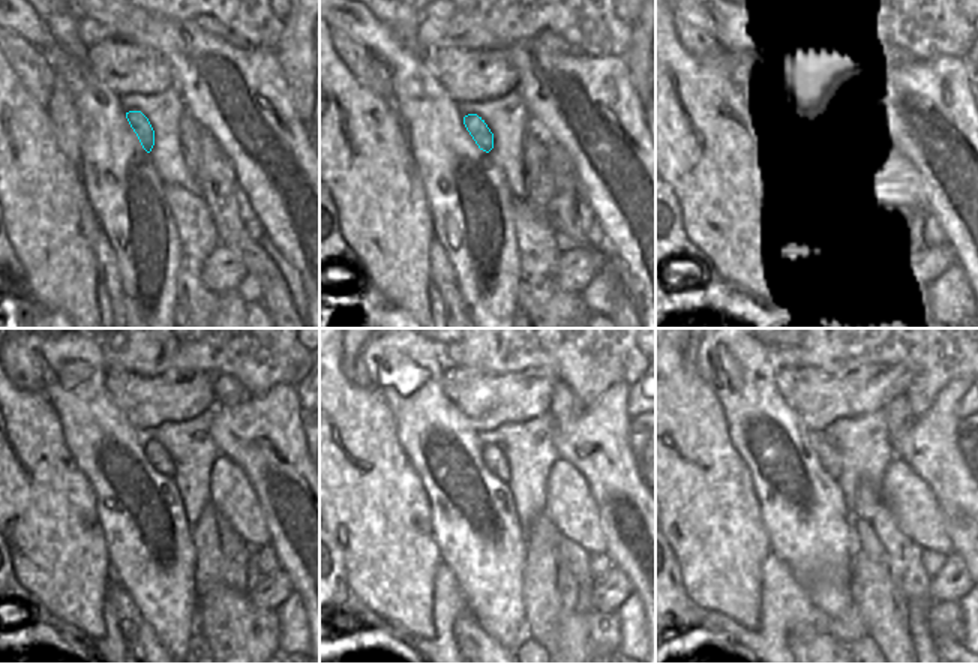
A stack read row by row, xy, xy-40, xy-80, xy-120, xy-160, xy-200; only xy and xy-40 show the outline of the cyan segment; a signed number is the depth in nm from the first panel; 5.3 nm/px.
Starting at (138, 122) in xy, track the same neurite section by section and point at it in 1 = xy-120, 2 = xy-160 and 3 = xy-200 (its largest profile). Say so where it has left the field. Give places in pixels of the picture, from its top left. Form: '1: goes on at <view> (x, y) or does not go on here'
1: goes on at xy-120 (158, 457)
2: goes on at xy-160 (492, 457)
3: goes on at xy-200 (830, 457)

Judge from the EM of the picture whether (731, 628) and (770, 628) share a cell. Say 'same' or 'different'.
same

